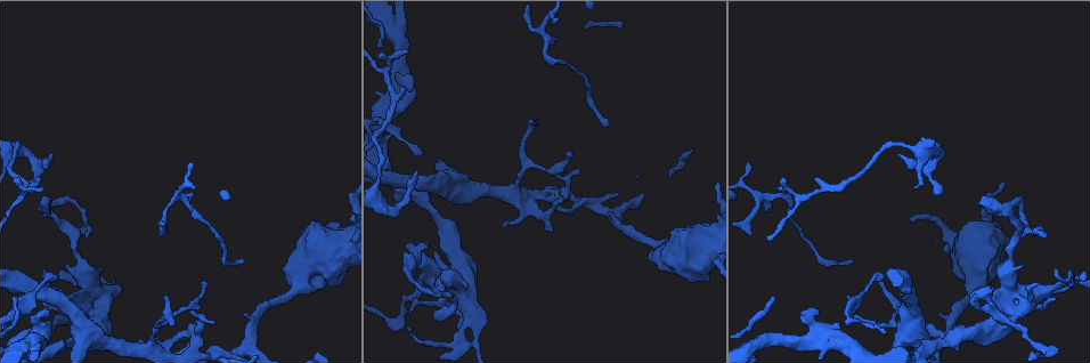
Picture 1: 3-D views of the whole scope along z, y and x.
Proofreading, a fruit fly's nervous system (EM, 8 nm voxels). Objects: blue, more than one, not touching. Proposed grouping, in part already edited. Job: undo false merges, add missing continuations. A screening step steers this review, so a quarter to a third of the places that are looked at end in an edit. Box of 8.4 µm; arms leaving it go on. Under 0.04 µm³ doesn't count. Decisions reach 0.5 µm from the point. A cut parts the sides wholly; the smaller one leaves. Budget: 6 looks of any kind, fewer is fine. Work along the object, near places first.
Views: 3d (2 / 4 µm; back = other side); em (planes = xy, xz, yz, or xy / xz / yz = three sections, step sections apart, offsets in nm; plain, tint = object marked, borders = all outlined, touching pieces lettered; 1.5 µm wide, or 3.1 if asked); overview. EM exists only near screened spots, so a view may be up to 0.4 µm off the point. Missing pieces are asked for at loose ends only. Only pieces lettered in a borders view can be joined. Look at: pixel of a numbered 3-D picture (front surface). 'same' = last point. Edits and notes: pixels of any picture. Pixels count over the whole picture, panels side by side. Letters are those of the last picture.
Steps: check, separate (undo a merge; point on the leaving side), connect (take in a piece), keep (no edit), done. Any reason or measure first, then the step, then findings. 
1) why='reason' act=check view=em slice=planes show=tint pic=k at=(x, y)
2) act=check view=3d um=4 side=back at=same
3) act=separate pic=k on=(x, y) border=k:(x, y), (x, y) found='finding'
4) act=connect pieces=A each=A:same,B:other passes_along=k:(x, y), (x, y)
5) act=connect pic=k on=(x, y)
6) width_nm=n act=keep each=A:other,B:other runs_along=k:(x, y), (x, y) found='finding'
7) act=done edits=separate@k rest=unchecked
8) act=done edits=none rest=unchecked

why='tapers out' act=check view=em slice=yz step=8 show=tint pic=1 at=(437, 316)

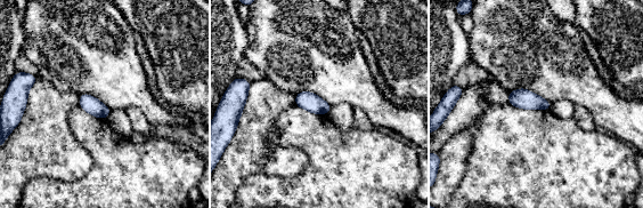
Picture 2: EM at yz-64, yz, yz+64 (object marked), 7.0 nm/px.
act=check view=em slice=planes show=borders at=same

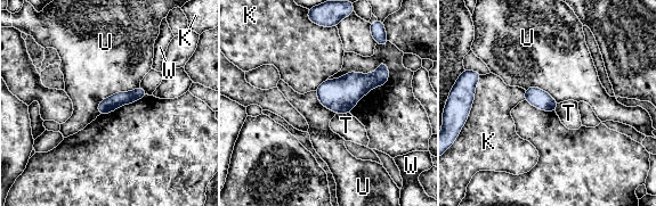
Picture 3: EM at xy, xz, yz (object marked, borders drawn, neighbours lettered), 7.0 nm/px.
width_nm=100 act=keep each=K:other,T:other,U:other,W:other runs_along=3:(143, 93), (121, 98), (100, 109) found='no lettered piece goes on from it'

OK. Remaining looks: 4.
why='thin end' act=check view=em slice=planes show=tint pic=1 at=(937, 192)

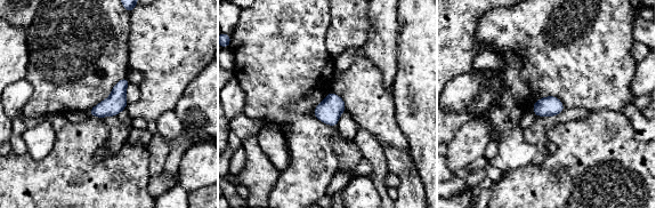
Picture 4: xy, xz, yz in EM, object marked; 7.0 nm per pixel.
act=check view=em slice=planes show=borders at=same

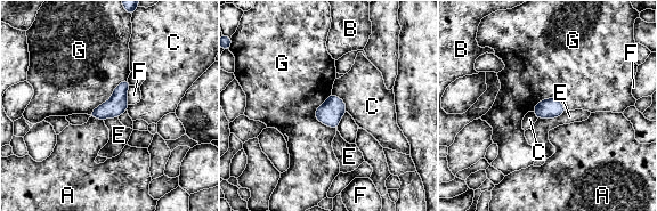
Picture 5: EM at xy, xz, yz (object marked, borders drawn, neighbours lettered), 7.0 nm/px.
act=keep each=A:other,B:other,C:other,E:other,F:other,G:other border=5:(566, 111), (554, 118), (537, 119) found='none of them fits'

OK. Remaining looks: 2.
why='an open end' act=check view=em slice=xz step=4 show=tint pic=1 at=(201, 282)

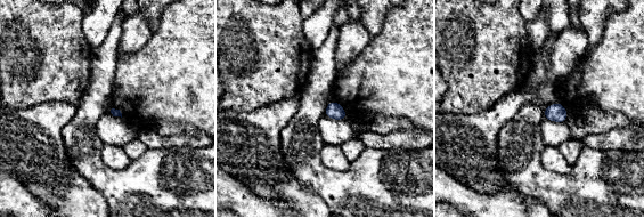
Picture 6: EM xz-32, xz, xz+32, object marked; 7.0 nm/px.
act=check view=em slice=xz step=4 show=borders at=same

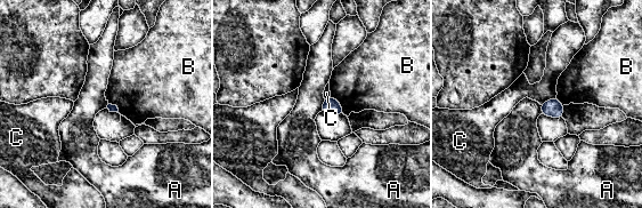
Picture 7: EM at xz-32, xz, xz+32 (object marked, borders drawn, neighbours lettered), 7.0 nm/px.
act=keep each=A:other,B:other,C:other border=7:(324, 98), (320, 110) found='none of them fits'

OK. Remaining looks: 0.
act=done edits=none rest=unchecked

